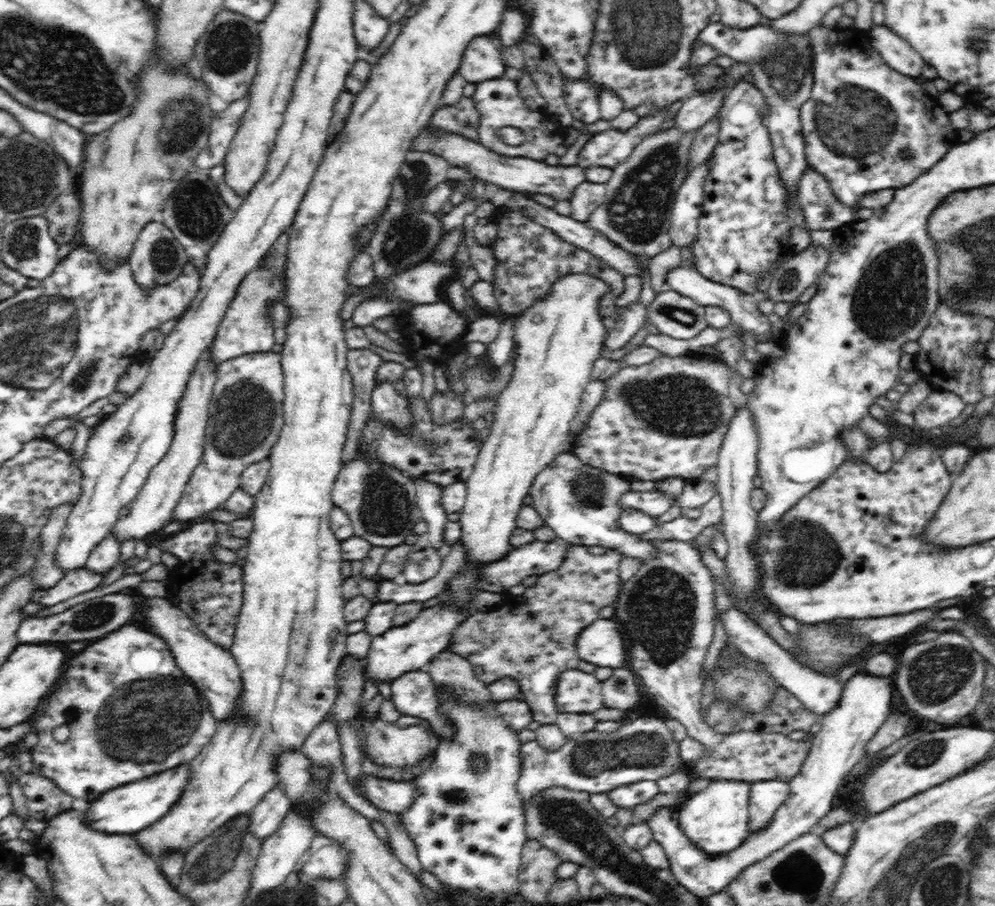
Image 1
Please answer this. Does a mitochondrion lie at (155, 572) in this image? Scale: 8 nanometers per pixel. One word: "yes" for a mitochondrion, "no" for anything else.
no

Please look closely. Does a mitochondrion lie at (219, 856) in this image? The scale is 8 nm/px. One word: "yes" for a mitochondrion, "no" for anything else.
yes

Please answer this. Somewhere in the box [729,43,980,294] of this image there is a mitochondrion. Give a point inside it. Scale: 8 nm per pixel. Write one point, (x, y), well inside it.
(853, 120)

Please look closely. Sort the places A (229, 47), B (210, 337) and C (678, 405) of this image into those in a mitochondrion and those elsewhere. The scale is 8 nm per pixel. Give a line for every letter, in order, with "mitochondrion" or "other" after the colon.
A: mitochondrion
B: other
C: mitochondrion

